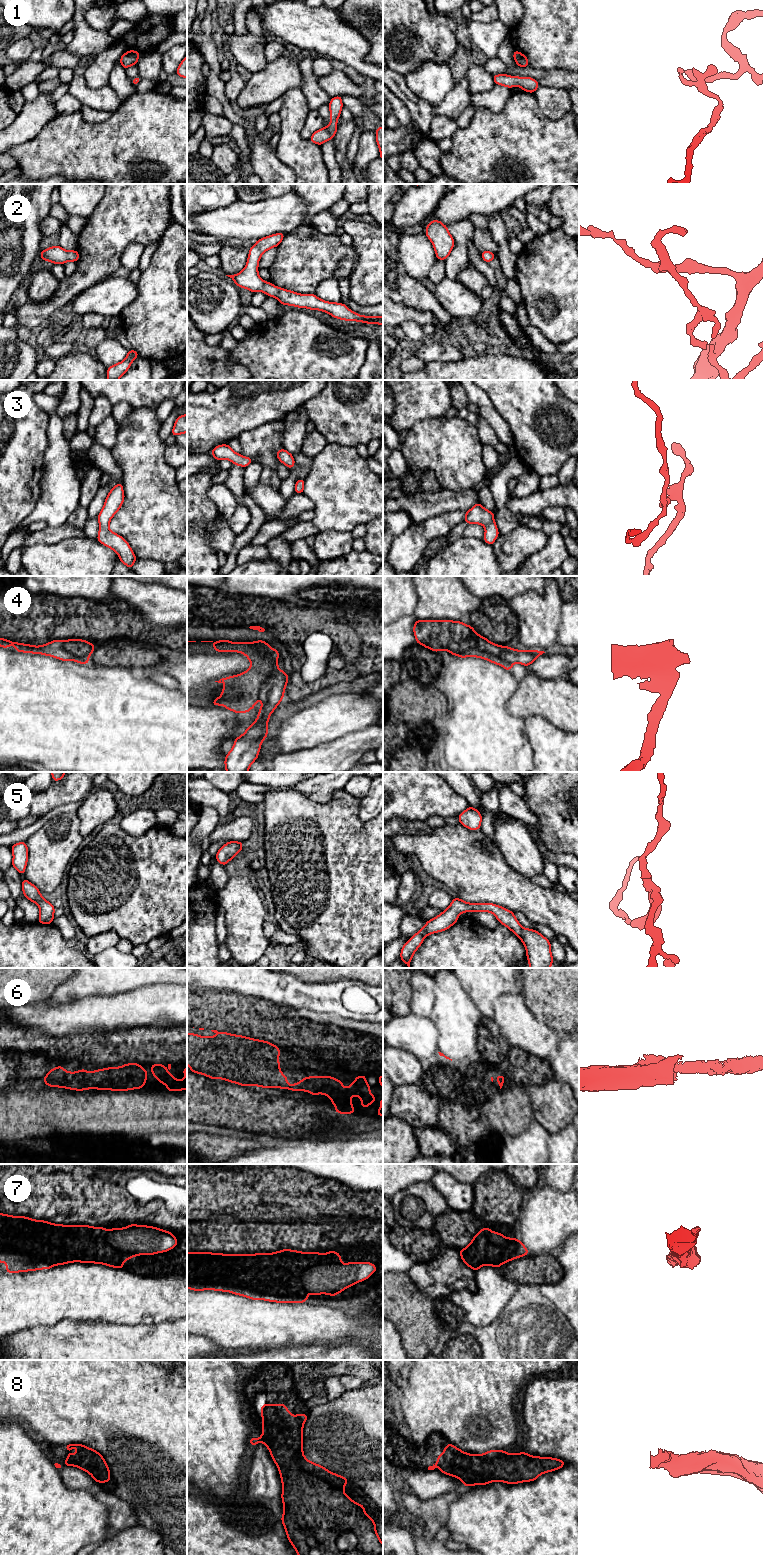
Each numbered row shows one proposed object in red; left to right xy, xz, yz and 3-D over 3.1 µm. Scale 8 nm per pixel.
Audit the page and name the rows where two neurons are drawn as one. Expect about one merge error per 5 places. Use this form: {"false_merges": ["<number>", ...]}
{"false_merges": []}

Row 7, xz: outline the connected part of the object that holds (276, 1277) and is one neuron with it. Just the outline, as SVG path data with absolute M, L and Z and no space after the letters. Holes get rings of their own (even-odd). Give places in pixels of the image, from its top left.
M283 1249L273 1253L257 1254L221 1254L210 1252L187 1252L187 1288L189 1290L216 1290L231 1292L252 1300L266 1300L278 1303L304 1303L309 1295L338 1295L348 1287L368 1279L377 1267L371 1262L349 1262L342 1264L341 1255L332 1250L324 1255L320 1252L300 1252Z

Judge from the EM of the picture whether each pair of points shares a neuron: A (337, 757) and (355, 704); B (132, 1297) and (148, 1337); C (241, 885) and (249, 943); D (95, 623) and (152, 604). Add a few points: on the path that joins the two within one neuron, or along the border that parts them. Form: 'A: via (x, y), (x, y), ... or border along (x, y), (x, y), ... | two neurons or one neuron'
A: border along (367, 726), (323, 743) | two neurons
B: border along (166, 1319), (149, 1324), (119, 1324) | two neurons
C: via (241, 899), (244, 909), (244, 929) | one neuron
D: border along (115, 600), (124, 600), (130, 603), (154, 625) | two neurons

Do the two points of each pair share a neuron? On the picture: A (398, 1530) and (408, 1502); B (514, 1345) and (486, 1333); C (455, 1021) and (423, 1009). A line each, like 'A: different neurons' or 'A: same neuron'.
A: different neurons
B: same neuron
C: different neurons

